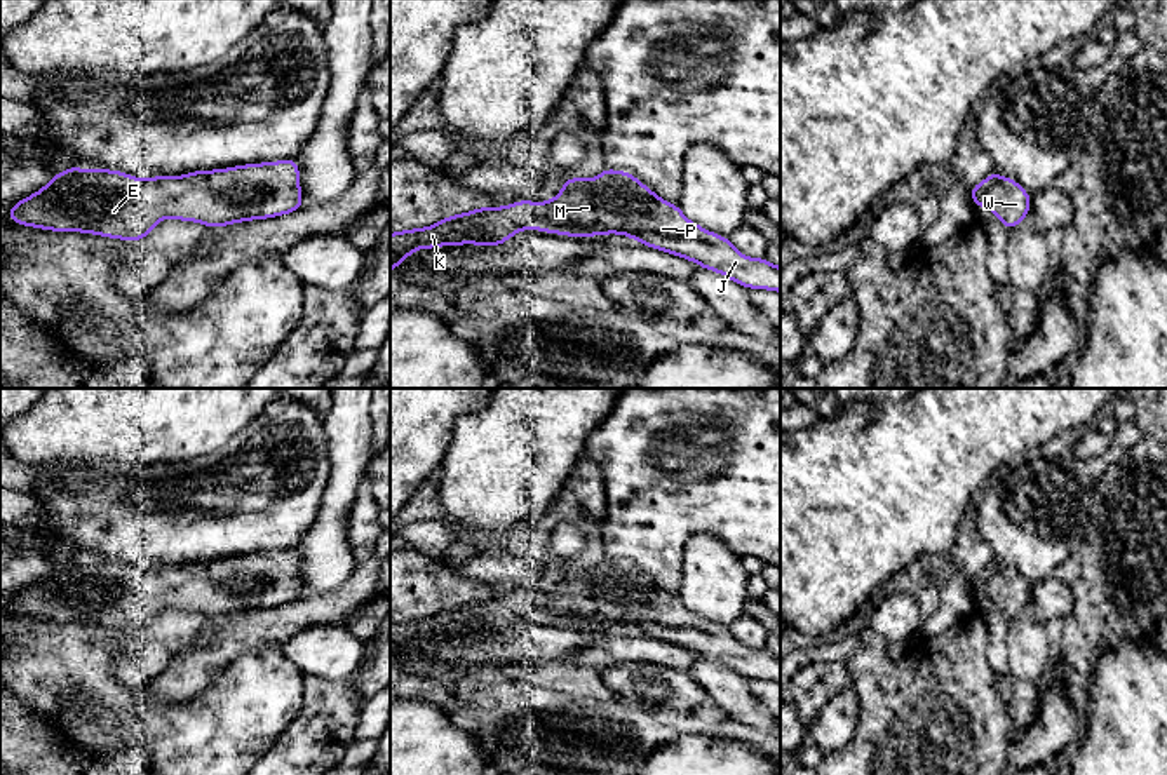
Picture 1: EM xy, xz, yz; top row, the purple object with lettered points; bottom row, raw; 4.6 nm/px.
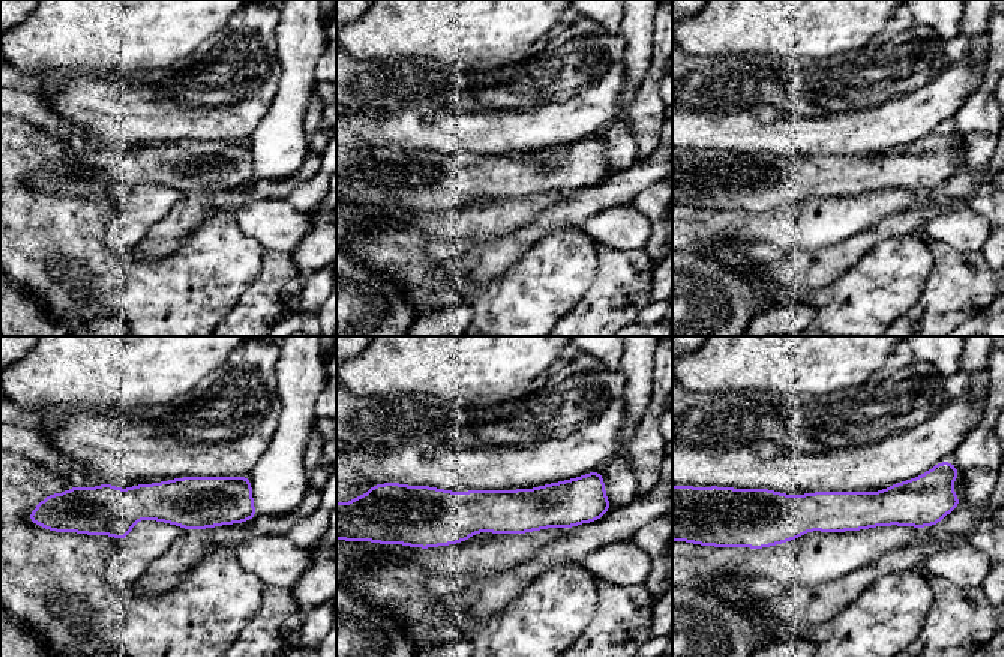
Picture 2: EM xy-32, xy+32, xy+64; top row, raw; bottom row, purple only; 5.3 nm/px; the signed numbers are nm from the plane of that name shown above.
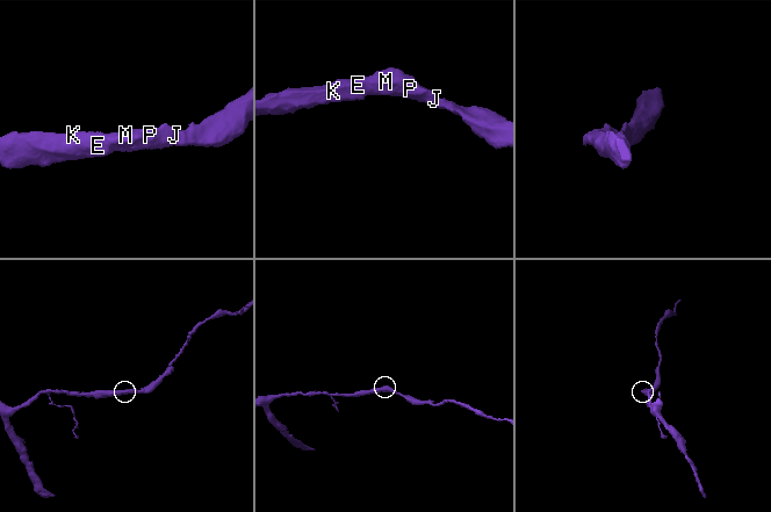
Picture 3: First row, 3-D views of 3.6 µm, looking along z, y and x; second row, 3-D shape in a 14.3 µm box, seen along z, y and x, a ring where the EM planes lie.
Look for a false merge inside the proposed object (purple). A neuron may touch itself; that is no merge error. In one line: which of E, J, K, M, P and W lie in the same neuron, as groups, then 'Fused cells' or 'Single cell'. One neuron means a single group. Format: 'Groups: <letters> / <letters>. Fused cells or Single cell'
Groups: E J K M P W. Single cell

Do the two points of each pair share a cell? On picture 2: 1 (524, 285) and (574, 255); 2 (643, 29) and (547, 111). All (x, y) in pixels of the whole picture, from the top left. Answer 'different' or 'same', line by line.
1: same
2: different

